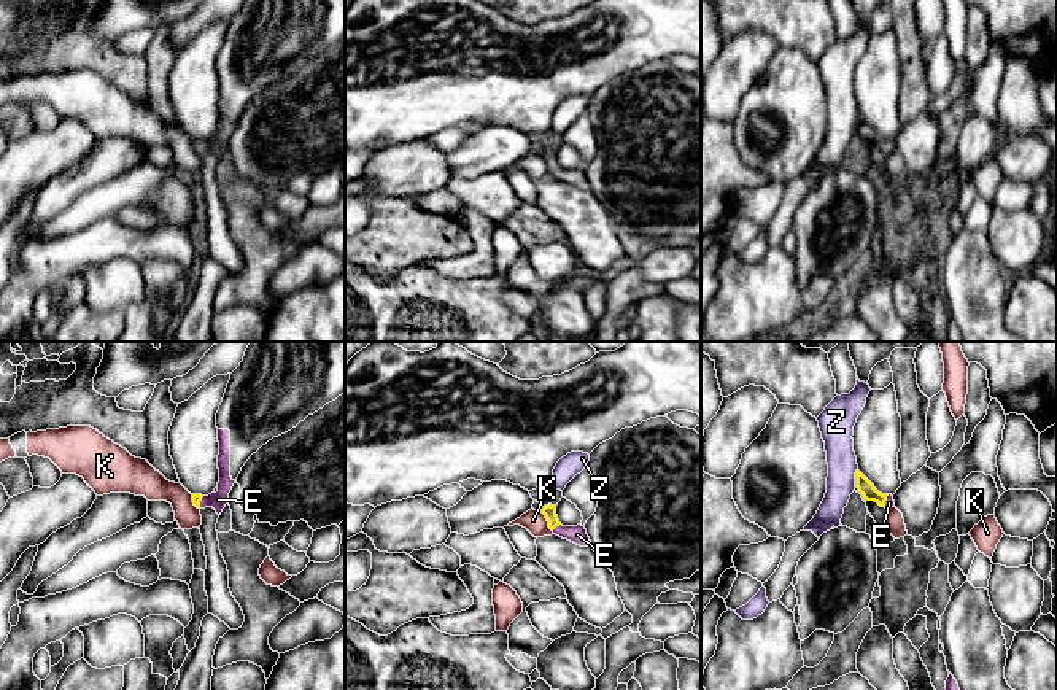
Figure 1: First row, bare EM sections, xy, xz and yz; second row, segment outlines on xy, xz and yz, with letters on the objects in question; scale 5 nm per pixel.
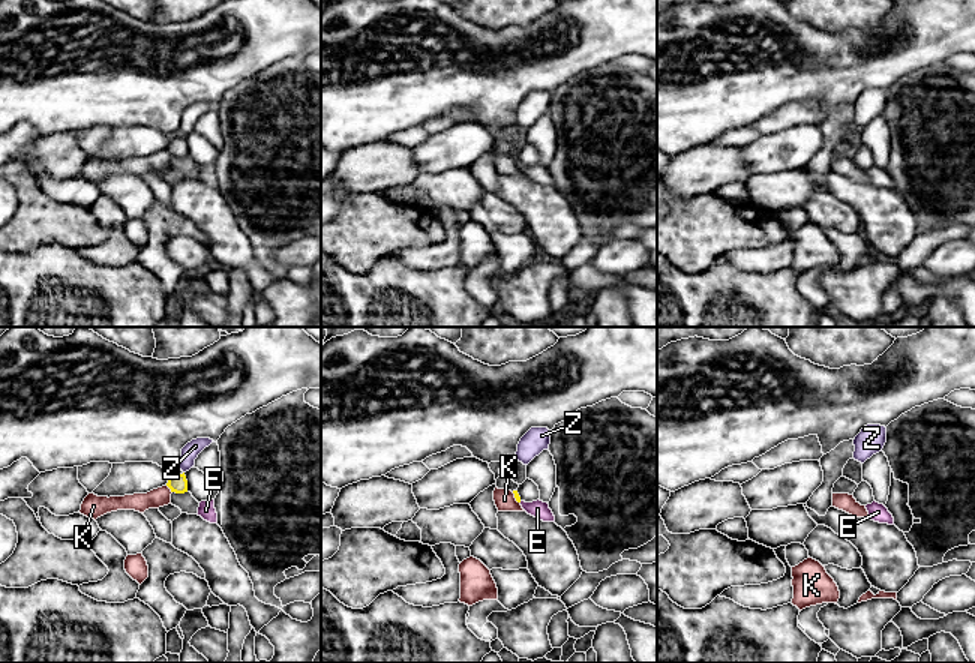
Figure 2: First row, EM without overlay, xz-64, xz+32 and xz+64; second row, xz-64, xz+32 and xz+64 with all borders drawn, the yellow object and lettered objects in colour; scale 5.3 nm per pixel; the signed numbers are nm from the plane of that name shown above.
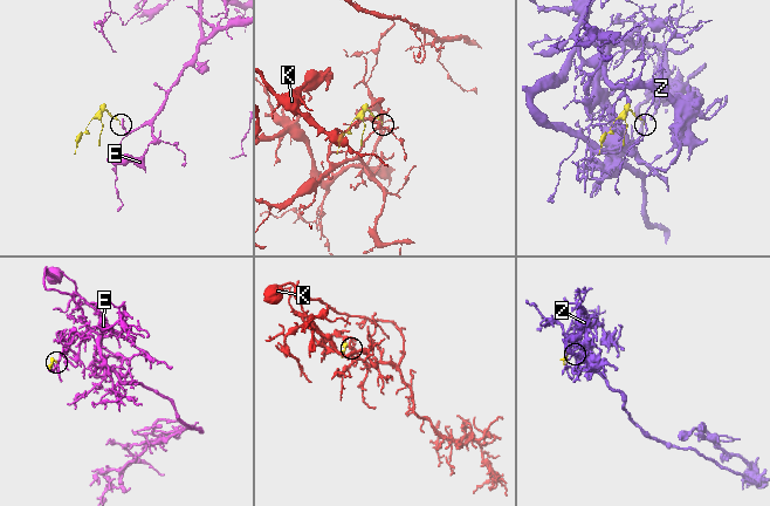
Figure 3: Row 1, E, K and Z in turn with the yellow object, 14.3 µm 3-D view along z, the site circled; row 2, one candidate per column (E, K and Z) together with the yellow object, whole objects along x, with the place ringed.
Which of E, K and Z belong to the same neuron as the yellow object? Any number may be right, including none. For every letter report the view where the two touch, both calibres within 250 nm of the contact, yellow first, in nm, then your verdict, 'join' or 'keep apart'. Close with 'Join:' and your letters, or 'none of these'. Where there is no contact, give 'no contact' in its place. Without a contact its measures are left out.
E: meets yellow in xz; 70 nm thick on the yellow side, 90 nm on the other; join
K: meets yellow in xz; 70 nm thick on the yellow side, 110 nm on the other; keep apart
Z: meets yellow in yz; 80 nm thick on the yellow side, 170 nm on the other; keep apart
Join: E

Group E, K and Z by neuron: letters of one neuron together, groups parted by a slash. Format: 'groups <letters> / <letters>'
groups E / K / Z

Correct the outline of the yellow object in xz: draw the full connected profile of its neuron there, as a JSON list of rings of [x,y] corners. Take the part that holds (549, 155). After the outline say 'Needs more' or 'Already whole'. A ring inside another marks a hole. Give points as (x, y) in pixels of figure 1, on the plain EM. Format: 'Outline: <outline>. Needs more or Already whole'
Outline: [[[544,149],[542,157],[545,159],[548,165],[548,172],[553,175],[553,178],[567,183],[580,191],[591,191],[591,184],[587,178],[585,170],[563,170],[556,159],[556,149]]]. Needs more

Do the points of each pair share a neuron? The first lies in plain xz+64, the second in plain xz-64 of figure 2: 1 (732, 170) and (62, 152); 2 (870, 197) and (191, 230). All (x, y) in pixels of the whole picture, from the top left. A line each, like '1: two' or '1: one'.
1: one
2: two

